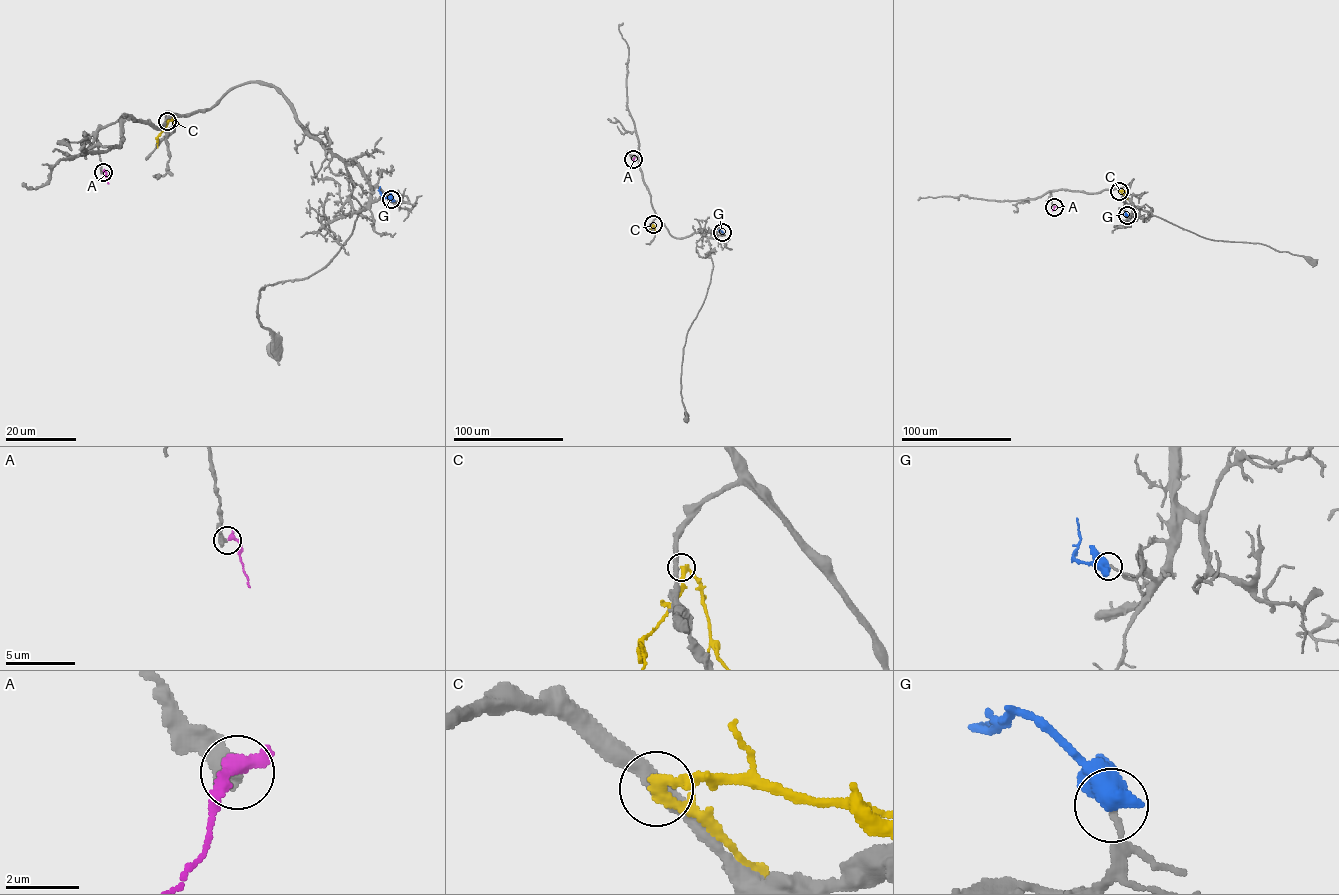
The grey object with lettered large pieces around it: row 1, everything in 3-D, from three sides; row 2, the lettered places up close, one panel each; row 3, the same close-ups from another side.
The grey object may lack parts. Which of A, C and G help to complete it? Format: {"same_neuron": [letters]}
{"same_neuron": []}

